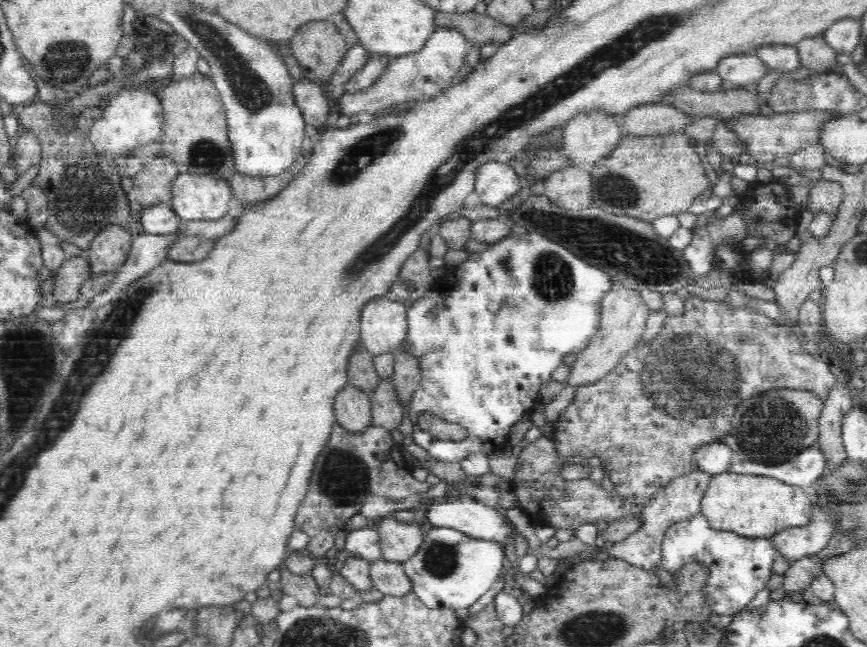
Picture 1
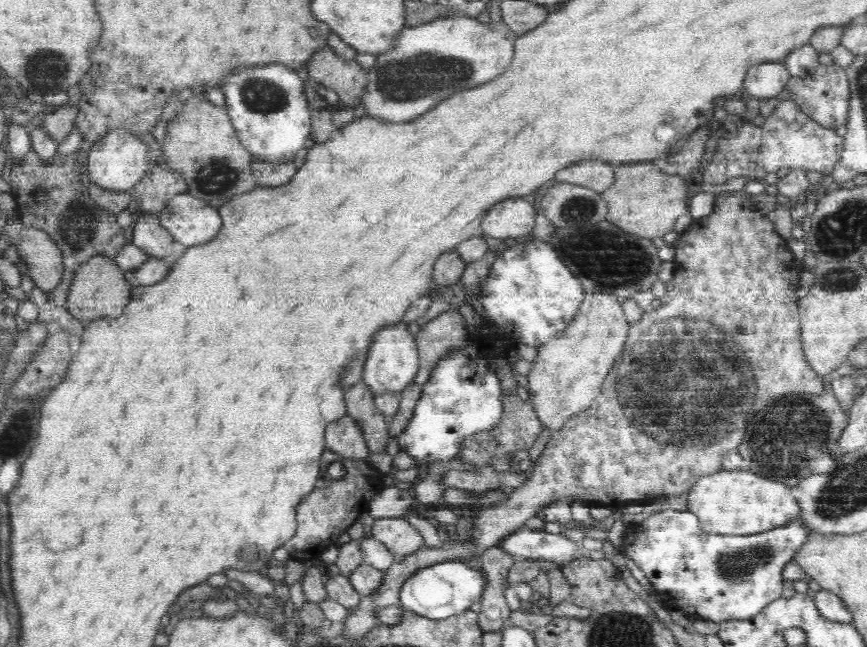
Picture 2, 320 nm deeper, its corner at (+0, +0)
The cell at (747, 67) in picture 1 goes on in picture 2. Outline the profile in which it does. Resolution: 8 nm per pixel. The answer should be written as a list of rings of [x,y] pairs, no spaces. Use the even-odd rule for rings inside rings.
[[[770,61],[751,66],[746,72],[743,91],[749,97],[766,99],[778,96],[791,79],[784,62]]]

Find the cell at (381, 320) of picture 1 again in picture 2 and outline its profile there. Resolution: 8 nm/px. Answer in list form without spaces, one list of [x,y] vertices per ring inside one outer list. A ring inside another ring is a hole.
[[[407,323],[388,324],[380,328],[372,338],[365,360],[363,383],[371,393],[386,394],[386,392],[403,391],[416,378],[419,368],[417,340],[407,331]]]

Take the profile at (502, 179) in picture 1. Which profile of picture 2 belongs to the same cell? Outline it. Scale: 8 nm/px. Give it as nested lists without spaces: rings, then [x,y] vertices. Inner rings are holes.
[[[516,196],[494,204],[482,219],[480,232],[503,241],[507,238],[522,240],[531,237],[536,215],[532,200]]]

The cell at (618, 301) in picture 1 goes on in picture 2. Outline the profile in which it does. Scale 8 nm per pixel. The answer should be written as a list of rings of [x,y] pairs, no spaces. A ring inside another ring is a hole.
[[[586,293],[574,320],[554,339],[537,348],[532,370],[527,374],[528,394],[544,427],[560,430],[572,415],[592,404],[601,393],[612,364],[625,349],[629,328],[620,299],[608,293]]]

